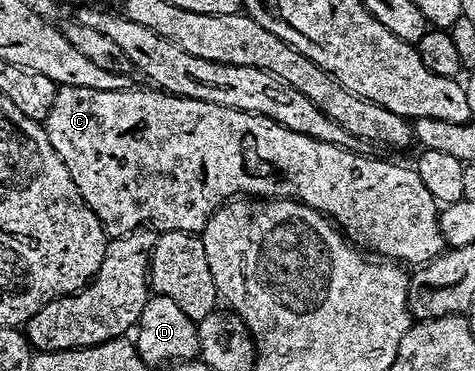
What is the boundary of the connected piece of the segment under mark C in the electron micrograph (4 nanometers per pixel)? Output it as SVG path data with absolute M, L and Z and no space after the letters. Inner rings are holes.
M59 86L55 90L53 104L49 106L46 117L42 121L42 126L47 131L47 137L53 150L57 150L61 162L65 162L65 170L69 170L81 198L85 198L85 202L97 214L97 218L103 224L103 233L108 238L130 236L144 226L156 233L193 232L199 234L202 233L208 218L216 209L222 207L228 200L238 197L240 194L246 194L251 198L300 200L305 206L322 212L328 220L338 225L352 245L363 250L372 248L373 251L383 255L380 257L391 262L408 260L409 263L413 264L412 266L423 266L444 251L445 241L443 235L439 233L440 209L437 207L433 194L429 194L429 190L425 190L425 182L421 182L414 167L407 165L406 168L403 164L394 164L393 161L382 160L379 156L362 156L359 152L350 152L352 150L350 147L330 144L312 136L299 134L297 130L289 130L285 126L273 122L273 118L262 116L256 112L237 110L188 96L172 96L169 92L156 90L151 86L146 87L128 86L121 90L89 90L81 86Z

